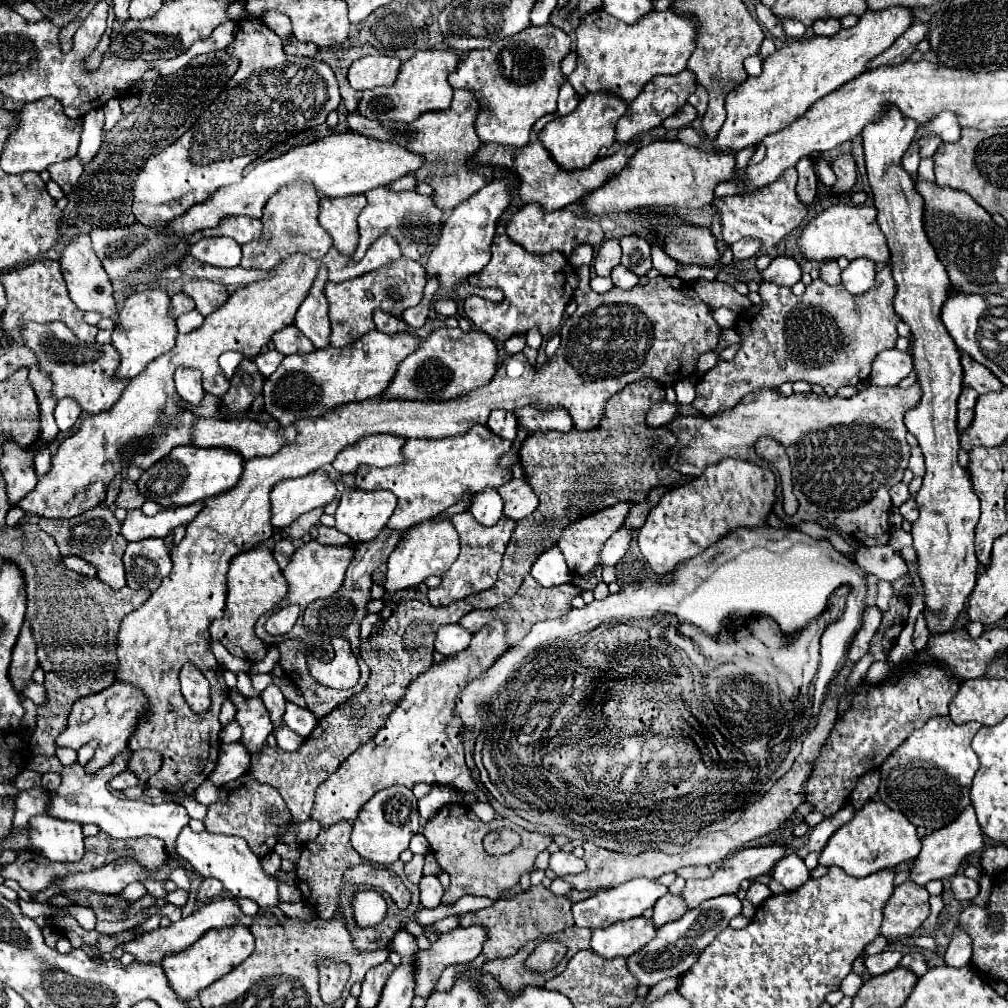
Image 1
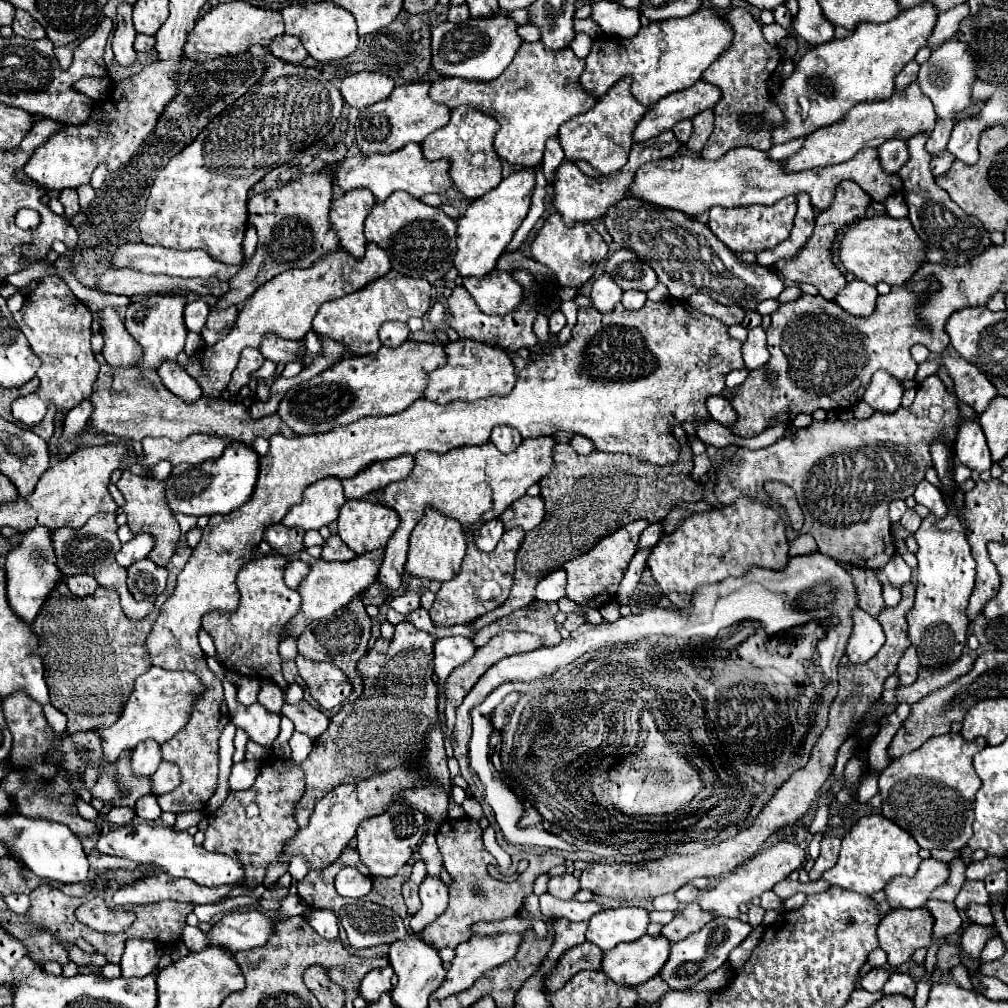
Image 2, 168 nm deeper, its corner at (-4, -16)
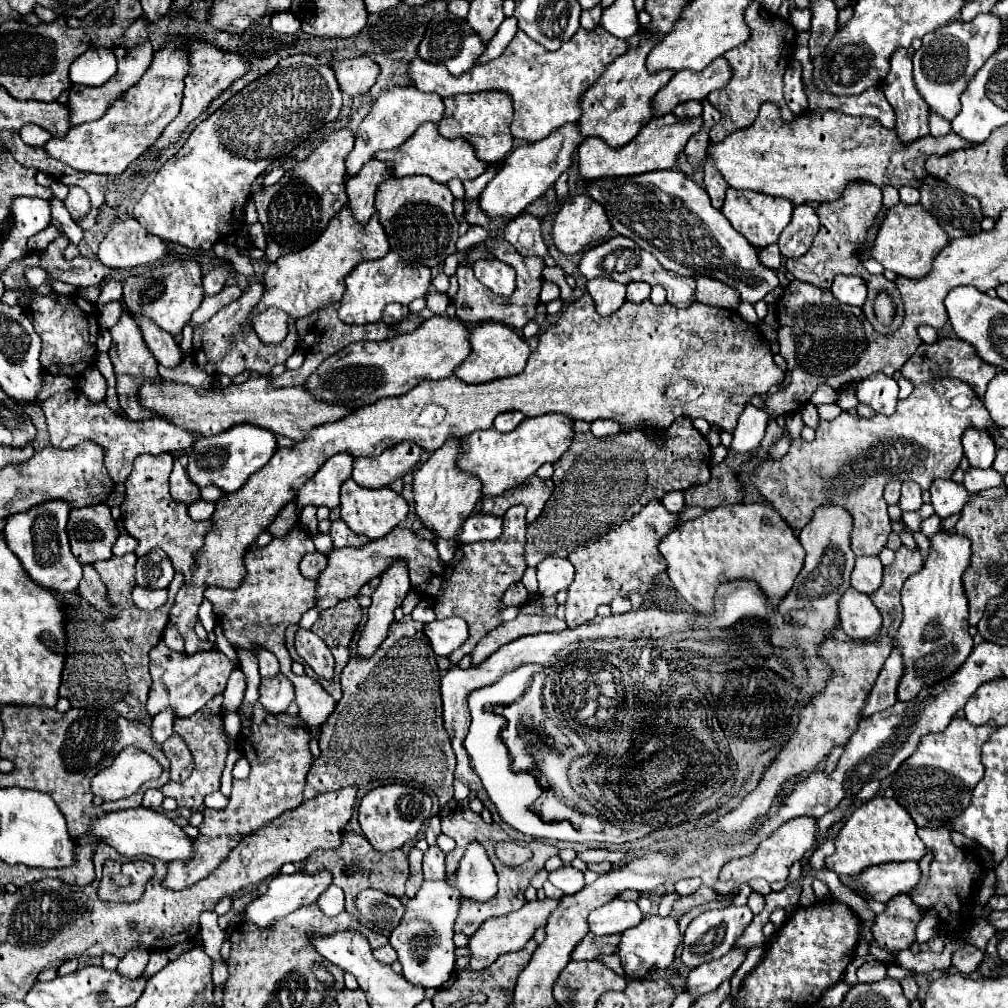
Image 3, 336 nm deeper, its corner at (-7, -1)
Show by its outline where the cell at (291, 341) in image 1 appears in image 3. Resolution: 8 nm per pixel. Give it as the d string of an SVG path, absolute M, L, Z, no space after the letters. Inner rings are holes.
M266 309L260 317L256 317L254 331L264 343L282 343L288 335L288 315L280 309Z

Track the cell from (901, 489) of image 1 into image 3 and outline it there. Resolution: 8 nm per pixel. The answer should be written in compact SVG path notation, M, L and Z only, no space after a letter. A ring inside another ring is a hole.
M890 481L884 489L884 499L888 505L898 505L900 501L900 481Z

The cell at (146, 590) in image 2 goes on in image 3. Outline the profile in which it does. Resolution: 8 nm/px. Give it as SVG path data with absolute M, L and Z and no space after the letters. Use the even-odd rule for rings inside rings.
M154 549L136 561L136 583L146 589L162 589L174 577L174 567L162 549Z

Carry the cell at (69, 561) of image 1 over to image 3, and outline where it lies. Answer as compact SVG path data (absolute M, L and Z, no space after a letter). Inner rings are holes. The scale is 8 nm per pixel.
M84 565L84 577L78 585L78 593L90 601L98 611L108 613L108 599L106 599L106 589L104 583L100 581L96 569L92 565Z

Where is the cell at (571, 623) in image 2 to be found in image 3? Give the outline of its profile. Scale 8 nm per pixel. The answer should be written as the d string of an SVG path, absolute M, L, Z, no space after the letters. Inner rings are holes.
M650 501L636 517L624 521L616 529L610 529L598 541L586 545L584 549L574 549L568 555L568 561L576 567L576 577L568 587L566 601L566 623L568 627L582 625L596 617L600 605L608 605L614 597L630 597L632 591L646 593L648 585L660 571L666 571L666 561L658 551L658 543L668 535L678 521L678 515L672 515L664 509L660 501Z

